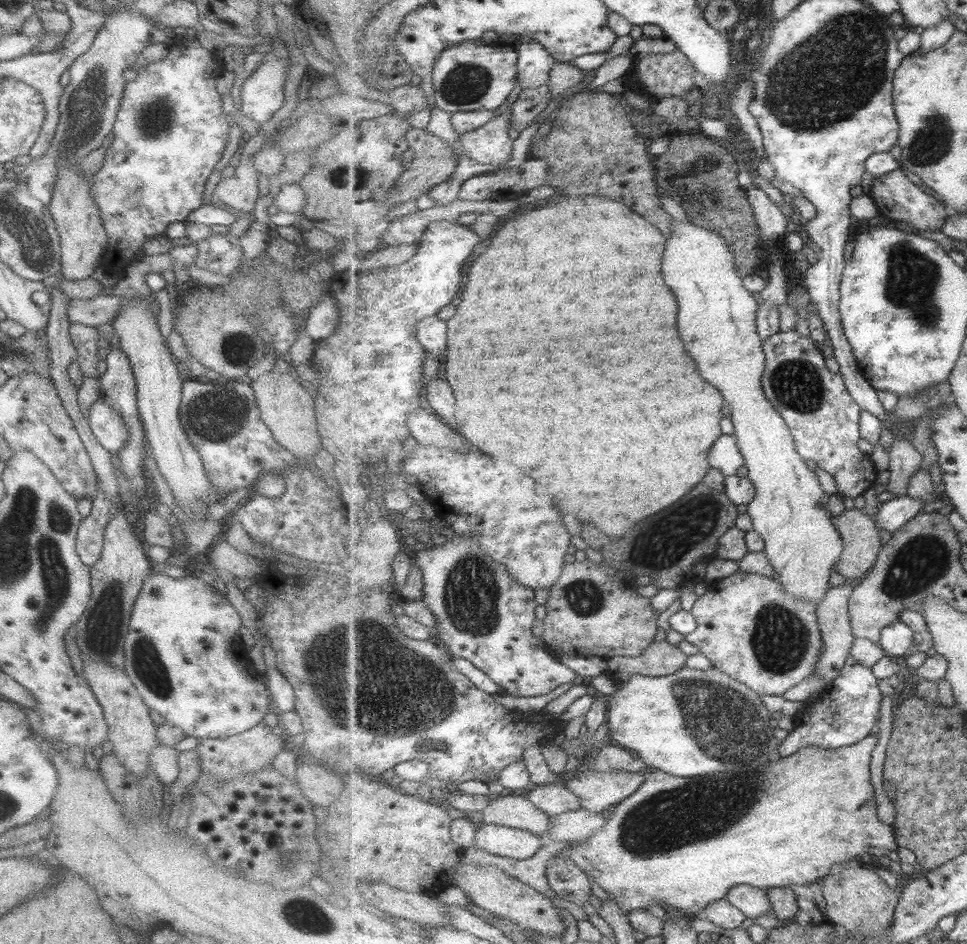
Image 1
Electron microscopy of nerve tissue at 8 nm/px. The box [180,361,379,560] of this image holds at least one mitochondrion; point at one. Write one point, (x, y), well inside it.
(213, 419)

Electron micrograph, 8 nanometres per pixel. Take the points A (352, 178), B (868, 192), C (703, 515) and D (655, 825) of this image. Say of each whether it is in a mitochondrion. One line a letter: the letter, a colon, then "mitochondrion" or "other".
A: mitochondrion
B: other
C: mitochondrion
D: mitochondrion

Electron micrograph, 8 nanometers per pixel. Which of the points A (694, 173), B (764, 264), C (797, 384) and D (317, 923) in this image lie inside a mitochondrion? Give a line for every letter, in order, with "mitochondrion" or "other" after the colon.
A: mitochondrion
B: other
C: mitochondrion
D: mitochondrion

